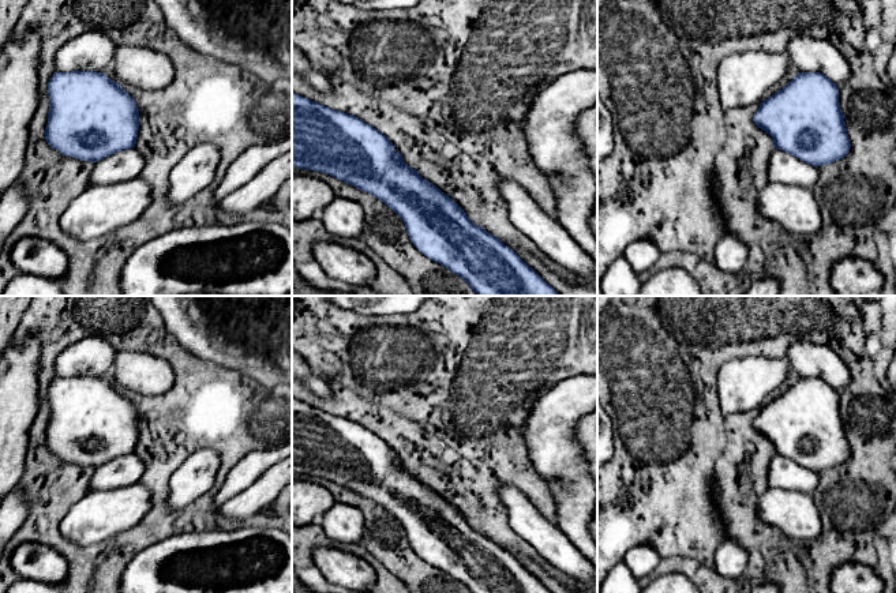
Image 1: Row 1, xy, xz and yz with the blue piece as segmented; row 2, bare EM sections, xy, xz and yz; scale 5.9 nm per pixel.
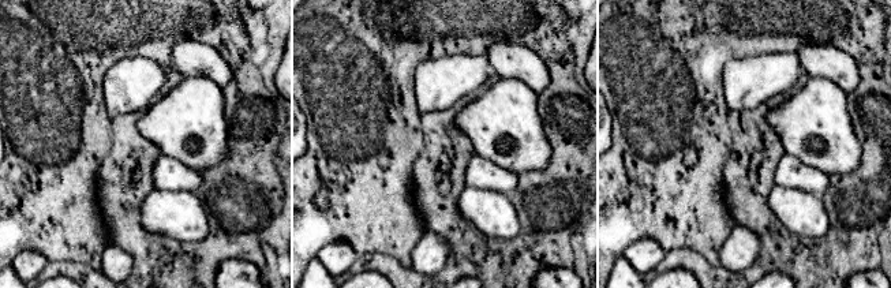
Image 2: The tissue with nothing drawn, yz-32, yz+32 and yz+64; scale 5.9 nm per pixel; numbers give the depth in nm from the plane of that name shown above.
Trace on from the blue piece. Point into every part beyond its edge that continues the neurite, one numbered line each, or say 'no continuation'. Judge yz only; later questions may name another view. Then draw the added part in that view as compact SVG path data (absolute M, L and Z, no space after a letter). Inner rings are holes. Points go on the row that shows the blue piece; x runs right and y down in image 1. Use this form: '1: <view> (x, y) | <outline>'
no continuation

